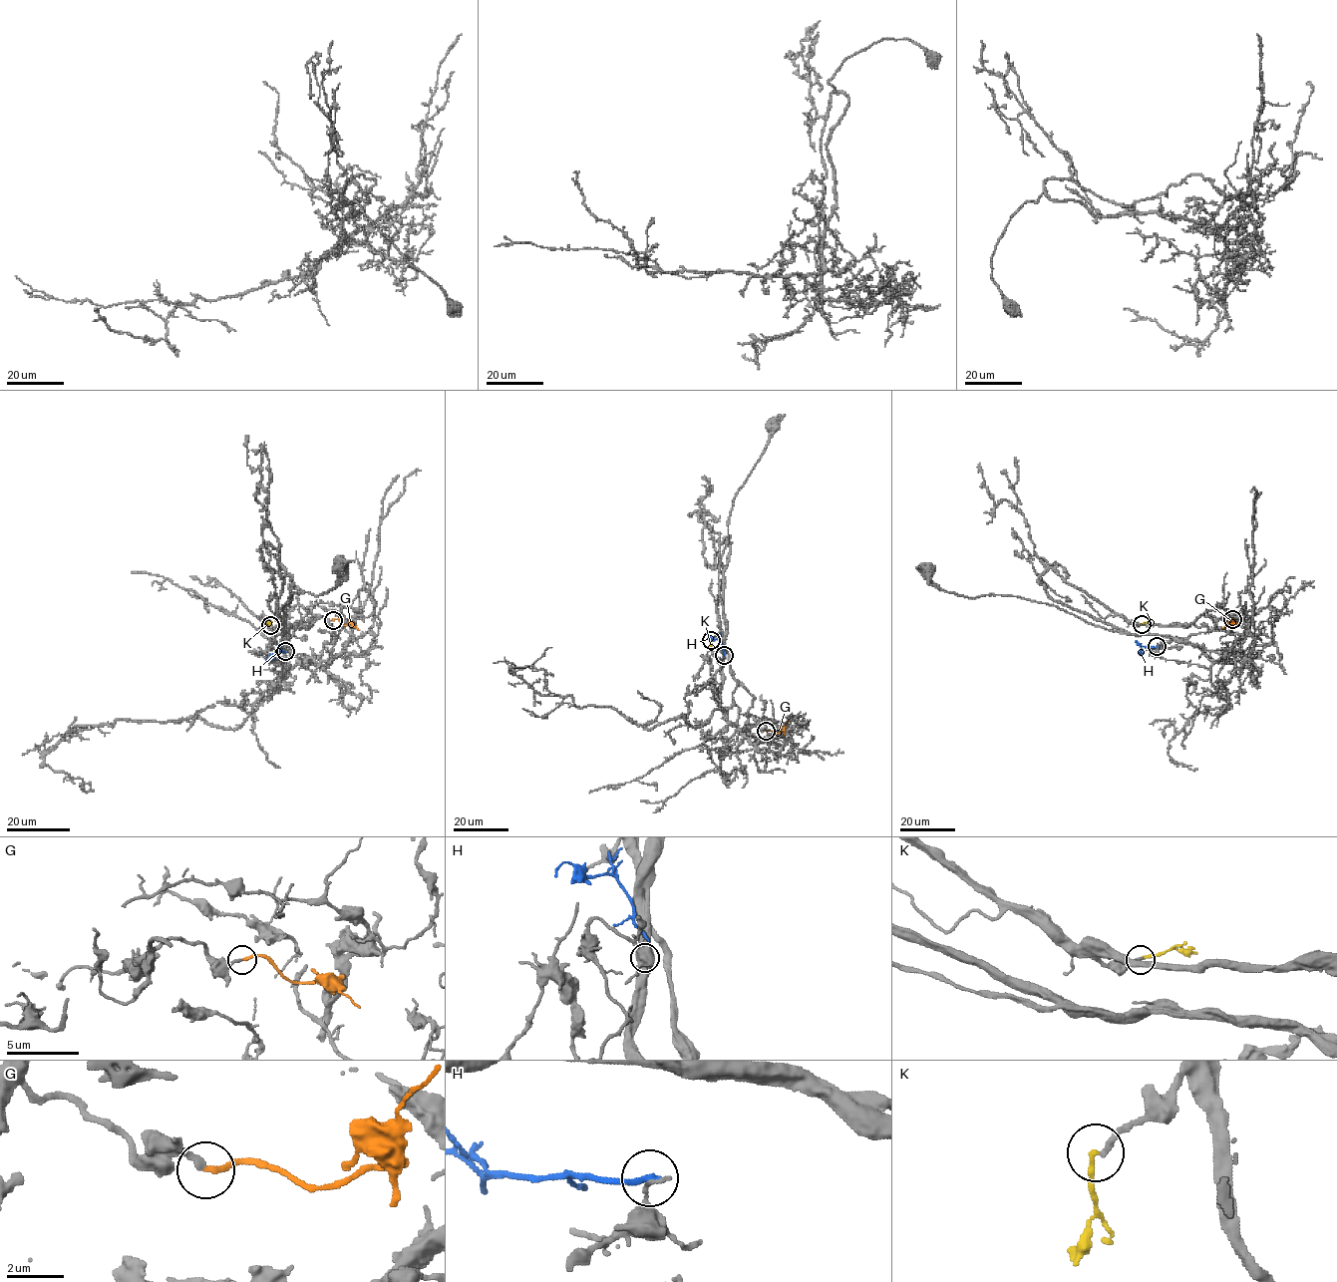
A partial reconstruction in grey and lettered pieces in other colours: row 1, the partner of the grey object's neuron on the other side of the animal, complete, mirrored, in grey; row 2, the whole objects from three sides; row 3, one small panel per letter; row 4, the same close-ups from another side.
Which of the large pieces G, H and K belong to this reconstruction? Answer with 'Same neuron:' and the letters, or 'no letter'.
Same neuron: G

